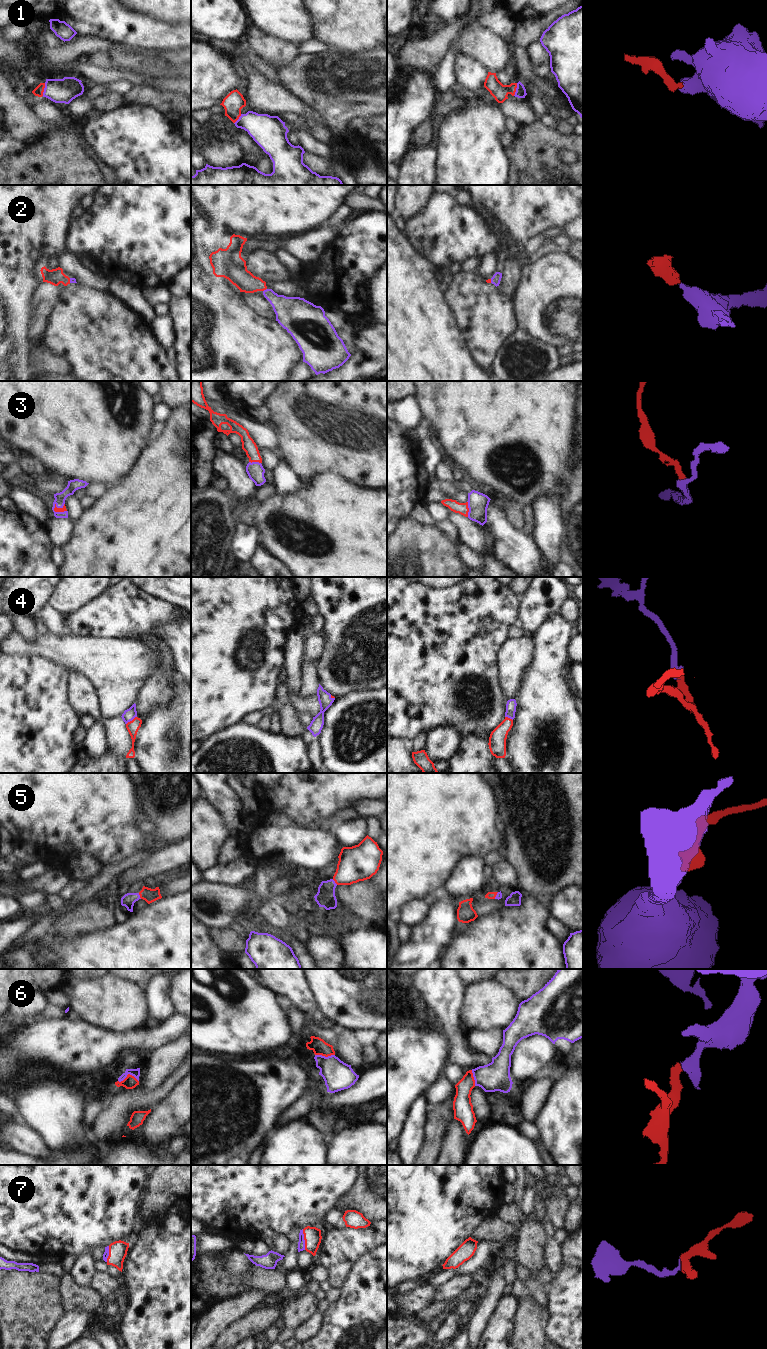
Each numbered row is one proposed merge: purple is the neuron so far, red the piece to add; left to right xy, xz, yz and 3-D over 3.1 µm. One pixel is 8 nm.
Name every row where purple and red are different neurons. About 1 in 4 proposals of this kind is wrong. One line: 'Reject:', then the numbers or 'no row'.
Reject: no row

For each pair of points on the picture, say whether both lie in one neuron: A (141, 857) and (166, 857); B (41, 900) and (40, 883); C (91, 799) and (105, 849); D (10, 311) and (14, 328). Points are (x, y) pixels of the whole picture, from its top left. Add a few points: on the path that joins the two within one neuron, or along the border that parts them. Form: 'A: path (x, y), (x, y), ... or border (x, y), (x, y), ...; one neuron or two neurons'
A: border (152, 852), (143, 862), (128, 870); two neurons
B: border (22, 884), (28, 889), (37, 889), (46, 895); two neurons
C: path (96, 811), (105, 826), (105, 837); one neuron
D: path (10, 315), (10, 324); one neuron

